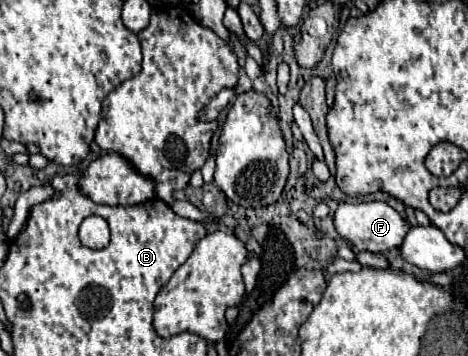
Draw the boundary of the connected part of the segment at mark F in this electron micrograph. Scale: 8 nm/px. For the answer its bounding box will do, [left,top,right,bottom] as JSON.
[335,201,411,253]

